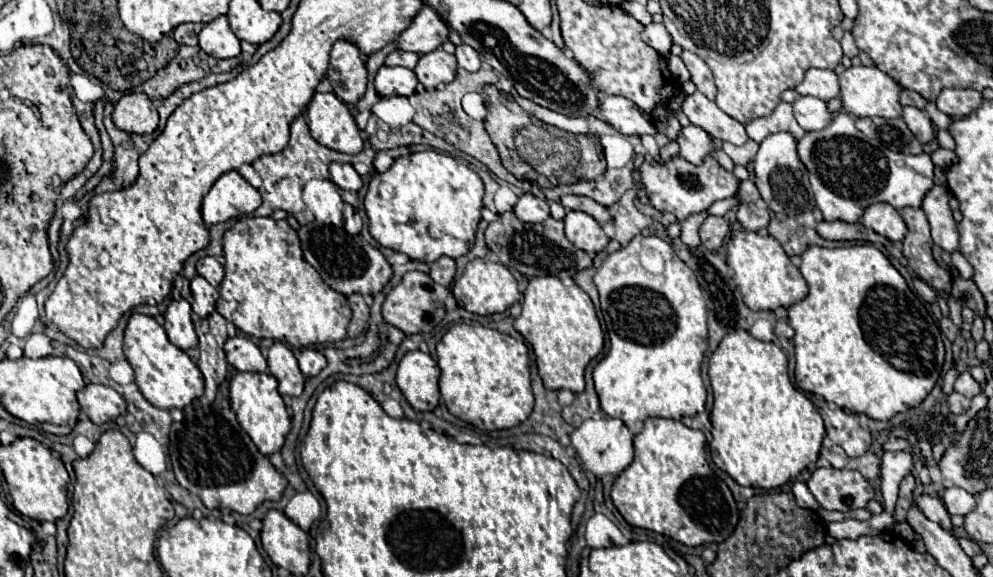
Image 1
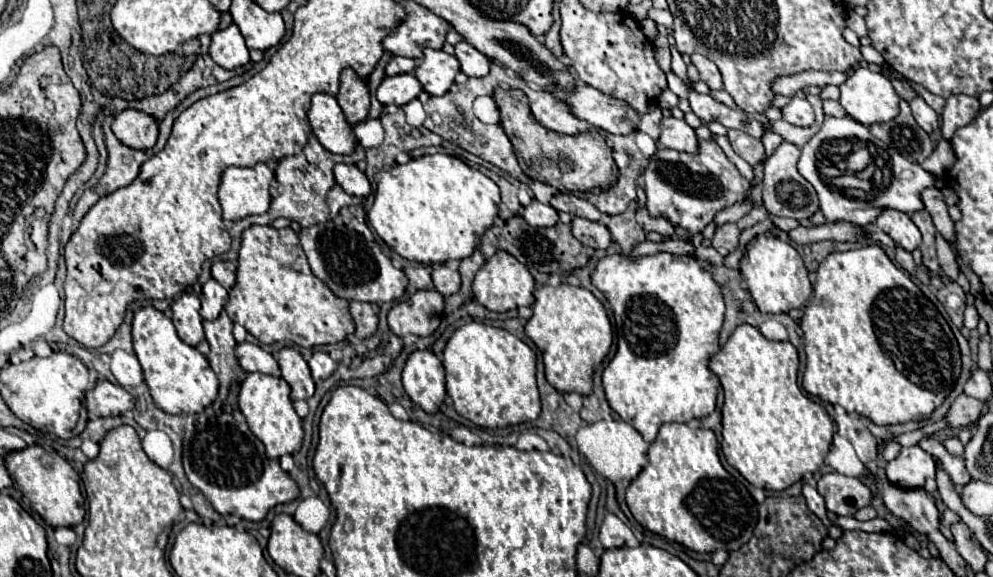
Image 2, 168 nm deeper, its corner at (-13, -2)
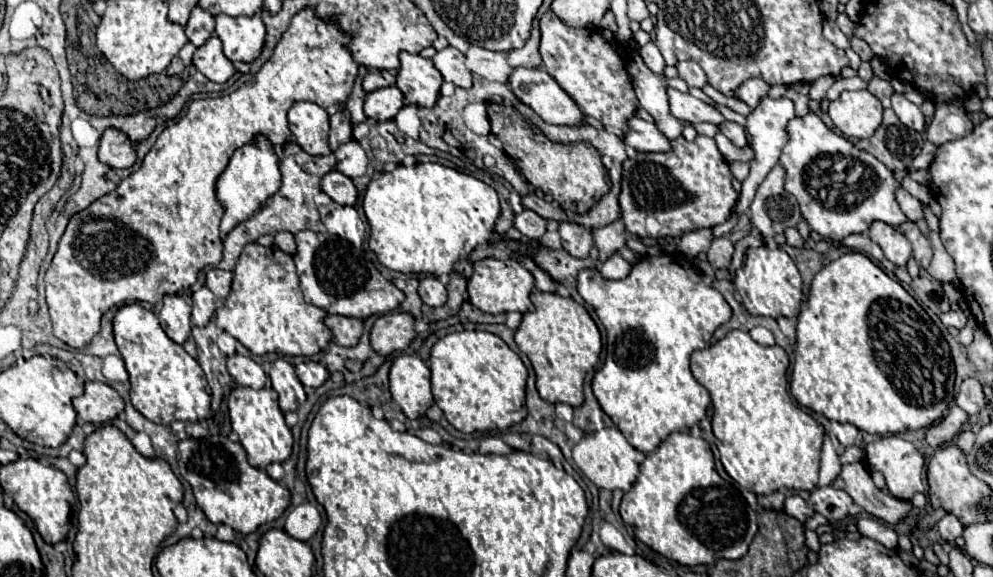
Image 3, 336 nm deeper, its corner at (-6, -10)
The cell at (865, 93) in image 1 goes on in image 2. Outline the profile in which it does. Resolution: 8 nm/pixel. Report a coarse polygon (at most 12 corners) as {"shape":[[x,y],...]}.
{"shape":[[859,68],[841,84],[841,106],[871,126],[899,114],[891,82]]}

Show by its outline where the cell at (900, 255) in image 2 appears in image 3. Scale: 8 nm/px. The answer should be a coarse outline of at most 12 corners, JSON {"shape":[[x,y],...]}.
{"shape":[[852,234],[844,246],[870,256],[884,260],[880,246],[862,234]]}

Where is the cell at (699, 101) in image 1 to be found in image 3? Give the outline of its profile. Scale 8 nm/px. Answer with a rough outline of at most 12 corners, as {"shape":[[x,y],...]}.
{"shape":[[668,88],[670,112],[690,124],[722,126],[714,106]]}

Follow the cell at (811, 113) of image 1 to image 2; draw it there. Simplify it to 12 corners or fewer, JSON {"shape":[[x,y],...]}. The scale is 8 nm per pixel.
{"shape":[[799,96],[781,108],[793,126],[815,122],[811,104]]}

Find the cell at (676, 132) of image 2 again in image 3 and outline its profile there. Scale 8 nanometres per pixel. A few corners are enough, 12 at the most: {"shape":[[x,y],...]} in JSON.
{"shape":[[632,116],[624,142],[638,152],[670,152],[670,140]]}

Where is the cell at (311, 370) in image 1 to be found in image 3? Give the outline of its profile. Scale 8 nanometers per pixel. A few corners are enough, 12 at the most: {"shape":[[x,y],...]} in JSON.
{"shape":[[314,360],[296,366],[306,388],[326,382],[328,370]]}

